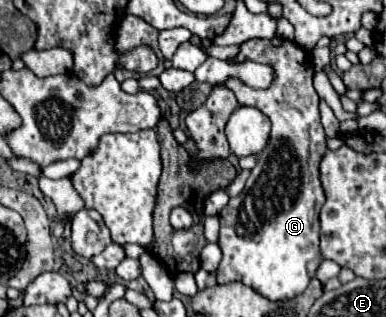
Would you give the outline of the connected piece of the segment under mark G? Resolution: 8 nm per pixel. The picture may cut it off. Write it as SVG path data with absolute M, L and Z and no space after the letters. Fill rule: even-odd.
M274 37L274 39L248 39L240 45L240 51L234 59L234 63L242 61L256 61L270 65L274 69L274 79L268 89L252 89L240 79L230 77L224 81L224 87L228 87L240 105L252 105L258 107L264 115L272 121L272 133L266 149L258 155L256 167L250 171L250 177L246 181L246 187L242 189L240 197L230 199L230 203L220 211L220 247L222 247L222 261L216 271L216 281L220 285L240 281L260 295L268 297L270 301L288 301L296 295L300 295L310 279L314 277L322 255L320 255L320 213L326 197L320 177L318 177L318 163L326 149L326 135L320 125L320 113L318 103L320 97L314 91L312 77L314 77L314 65L310 59L310 53L306 53L300 45L294 41ZM310 163L316 163L316 173L310 171Z

